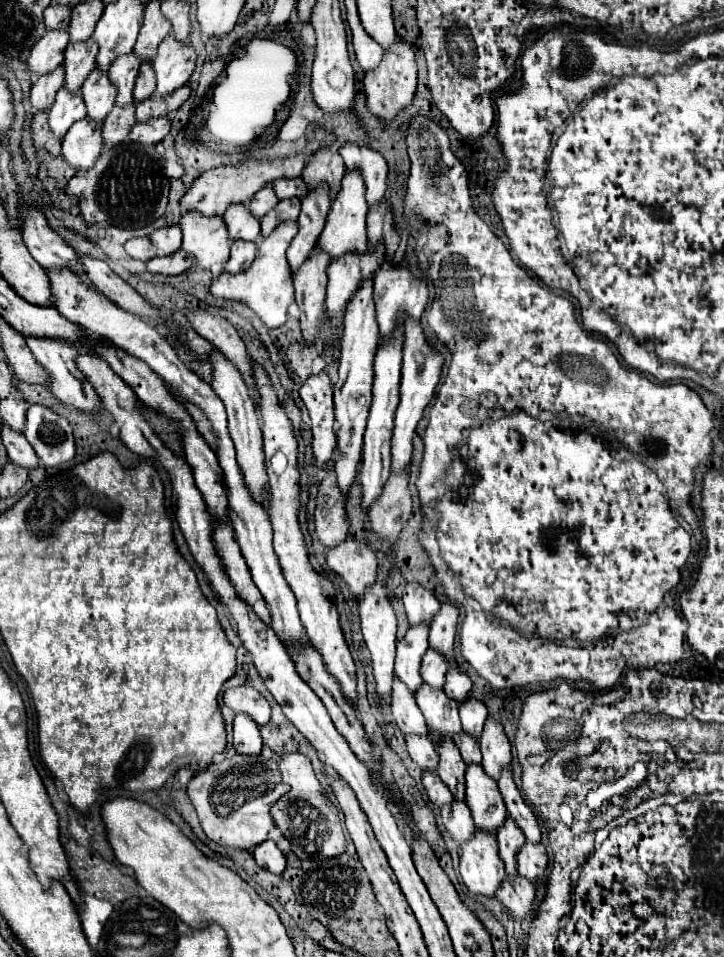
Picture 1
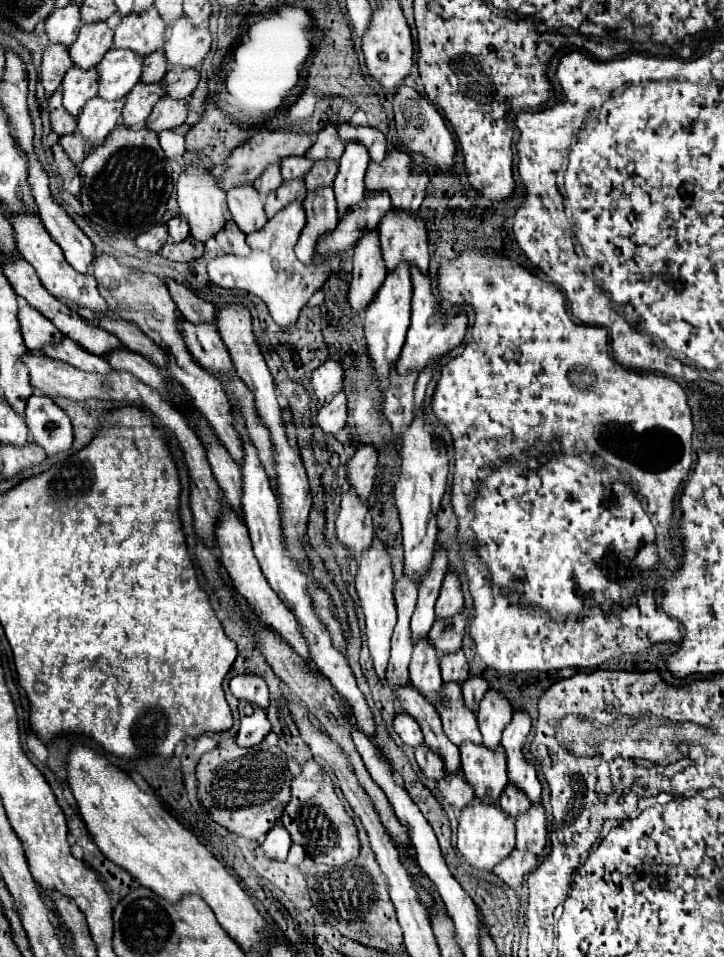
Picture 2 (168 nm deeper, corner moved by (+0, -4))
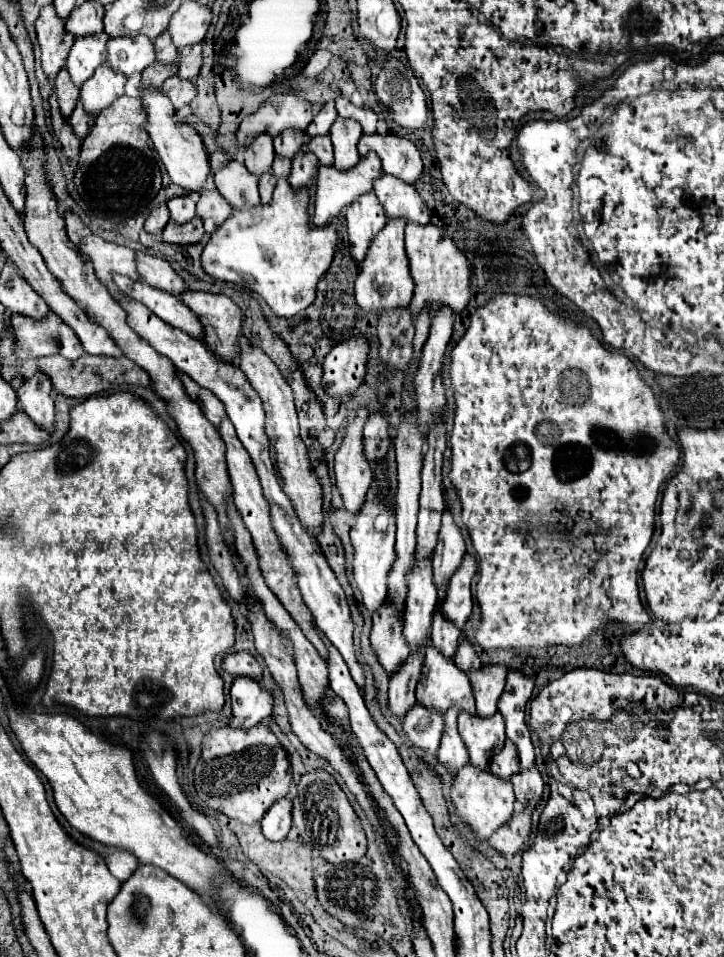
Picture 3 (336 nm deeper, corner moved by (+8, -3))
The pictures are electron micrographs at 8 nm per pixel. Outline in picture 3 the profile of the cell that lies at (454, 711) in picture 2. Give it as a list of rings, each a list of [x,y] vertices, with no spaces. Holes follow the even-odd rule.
[[[432,645],[426,651],[422,673],[416,685],[416,701],[426,709],[438,711],[440,715],[444,715],[446,709],[476,715],[468,677],[458,671],[454,661],[444,659]]]

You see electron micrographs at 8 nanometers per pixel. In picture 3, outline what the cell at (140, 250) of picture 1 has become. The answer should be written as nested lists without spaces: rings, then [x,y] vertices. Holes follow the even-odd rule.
[[[166,205],[156,207],[156,209],[152,211],[152,215],[146,219],[146,223],[144,223],[144,231],[150,233],[150,235],[160,235],[162,229],[166,227],[166,223],[168,223],[168,217],[170,217],[170,215],[168,215]]]

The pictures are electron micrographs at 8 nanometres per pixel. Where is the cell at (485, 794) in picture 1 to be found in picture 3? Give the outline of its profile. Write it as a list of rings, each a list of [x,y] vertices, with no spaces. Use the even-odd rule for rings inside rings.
[[[462,713],[458,715],[458,733],[470,753],[470,763],[482,771],[488,771],[494,751],[500,751],[506,741],[504,719],[500,713],[490,719]]]

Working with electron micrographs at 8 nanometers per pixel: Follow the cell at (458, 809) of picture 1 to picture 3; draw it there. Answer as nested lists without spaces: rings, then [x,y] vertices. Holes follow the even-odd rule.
[[[450,709],[444,715],[444,735],[442,735],[442,743],[438,749],[438,761],[452,773],[456,775],[458,769],[464,769],[464,765],[468,763],[468,753],[466,747],[458,735],[456,729],[456,717],[458,711]]]

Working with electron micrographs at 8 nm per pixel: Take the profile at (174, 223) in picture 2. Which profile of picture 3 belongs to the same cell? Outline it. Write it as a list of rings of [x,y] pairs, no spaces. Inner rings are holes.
[[[178,197],[168,201],[168,209],[170,209],[170,221],[176,225],[188,223],[196,217],[196,203],[190,197]]]

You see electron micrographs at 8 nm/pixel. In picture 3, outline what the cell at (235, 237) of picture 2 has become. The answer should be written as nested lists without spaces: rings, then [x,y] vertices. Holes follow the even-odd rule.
[[[206,191],[198,199],[196,213],[198,213],[198,217],[202,221],[214,219],[216,225],[222,225],[232,215],[232,207],[226,201],[222,201],[222,197],[220,197],[218,191]]]

